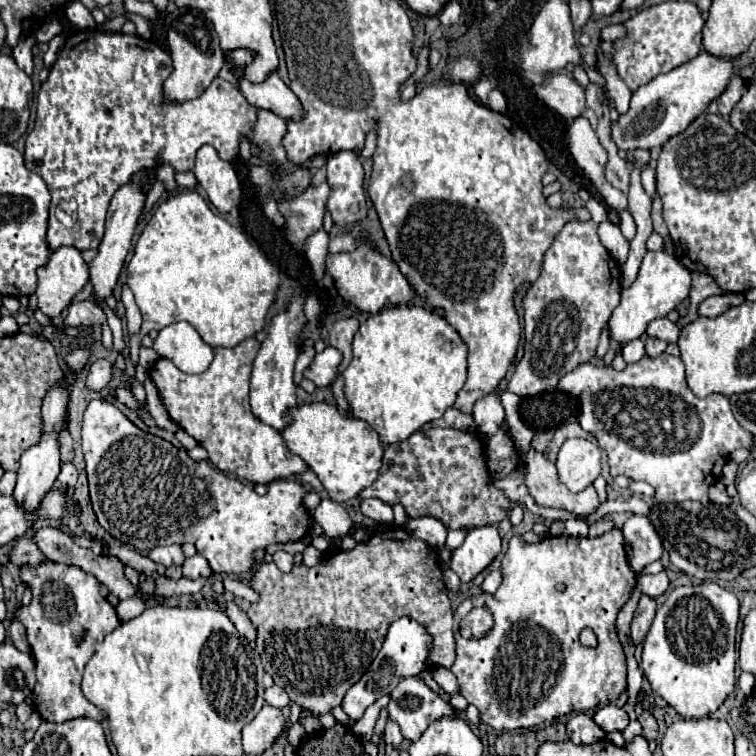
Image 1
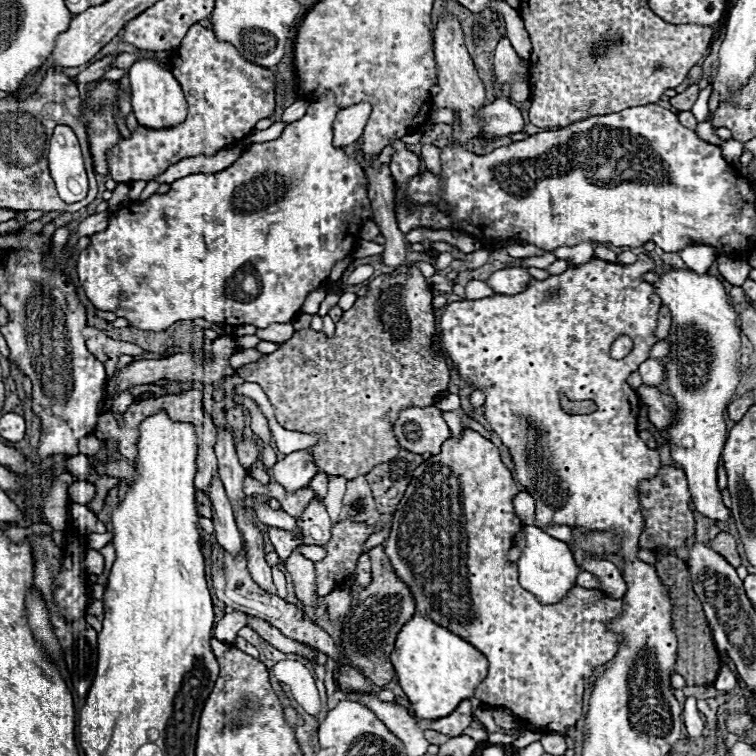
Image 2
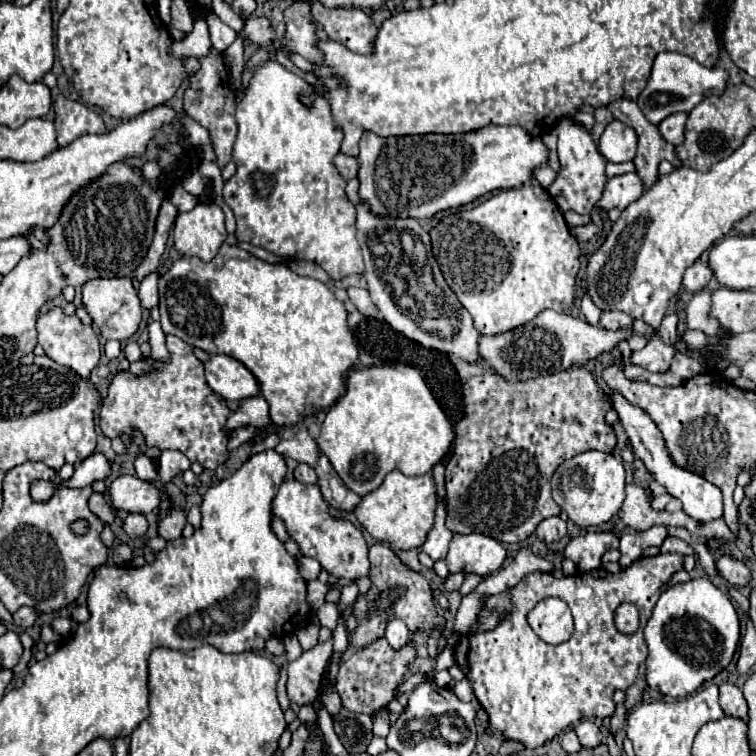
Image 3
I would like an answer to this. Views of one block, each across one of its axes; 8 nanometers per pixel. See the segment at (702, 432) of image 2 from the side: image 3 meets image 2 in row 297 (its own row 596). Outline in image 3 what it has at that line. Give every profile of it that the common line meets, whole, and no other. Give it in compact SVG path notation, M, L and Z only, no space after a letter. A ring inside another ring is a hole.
M698 578L670 586L660 594L644 626L644 638L648 644L648 686L664 696L686 698L730 664L740 638L740 622L732 600L708 578Z

